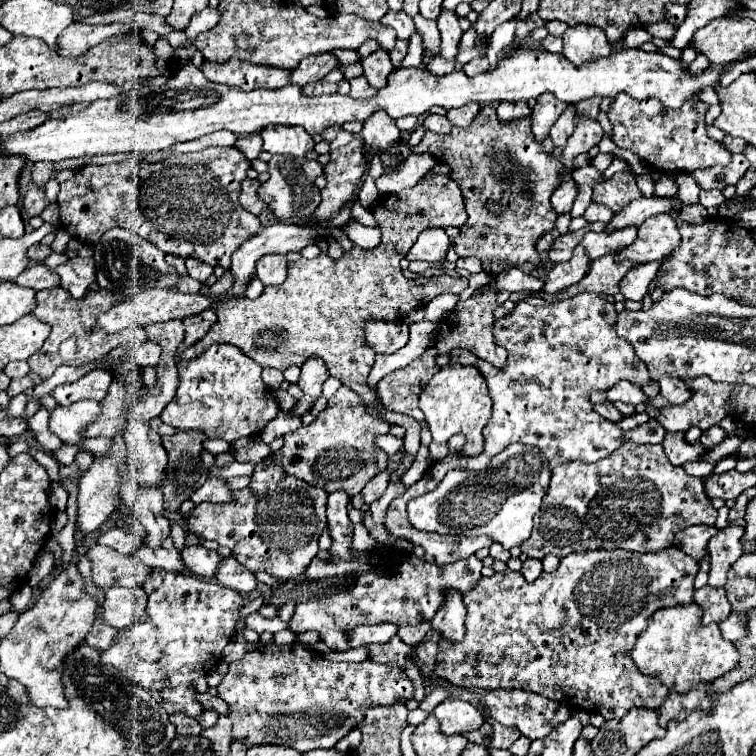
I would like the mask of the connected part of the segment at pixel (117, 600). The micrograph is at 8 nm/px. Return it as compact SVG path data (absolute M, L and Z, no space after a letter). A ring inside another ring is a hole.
M112 586L106 590L104 620L118 630L128 628L138 618L146 616L146 602L148 600L142 586L136 586L136 588Z

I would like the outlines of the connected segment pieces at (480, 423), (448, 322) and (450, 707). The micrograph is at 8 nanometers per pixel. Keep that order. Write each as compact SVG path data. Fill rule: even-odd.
M446 364L442 366L434 378L424 386L420 394L420 408L426 414L426 424L432 434L432 442L428 446L428 462L434 464L436 460L442 460L448 454L448 438L454 434L464 434L466 444L462 448L464 456L478 456L484 448L482 428L490 420L492 414L492 398L486 388L486 380L474 366L462 366L462 364Z
M488 285L480 286L478 288L480 294L474 294L470 296L468 300L460 300L456 304L456 308L450 312L450 316L440 324L440 332L438 336L434 336L434 348L438 354L448 354L452 352L454 348L460 348L460 350L468 350L484 360L488 360L490 364L494 364L496 368L502 368L508 360L508 352L496 344L494 336L492 336L492 324L494 324L495 318L493 312L498 307L496 301L496 292Z
M446 698L440 702L434 708L434 716L440 722L440 732L446 736L476 730L484 722L484 716L476 706L456 698Z

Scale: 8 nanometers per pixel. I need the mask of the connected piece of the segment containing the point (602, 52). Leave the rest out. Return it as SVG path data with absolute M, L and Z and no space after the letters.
M578 24L564 32L564 50L562 54L572 60L572 64L586 64L598 58L604 58L612 52L604 32L590 24Z

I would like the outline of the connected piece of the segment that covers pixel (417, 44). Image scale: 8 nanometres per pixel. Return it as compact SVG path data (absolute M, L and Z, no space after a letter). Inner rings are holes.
M414 32L408 40L408 54L404 56L402 60L402 68L406 66L420 66L422 62L422 34L420 32Z

